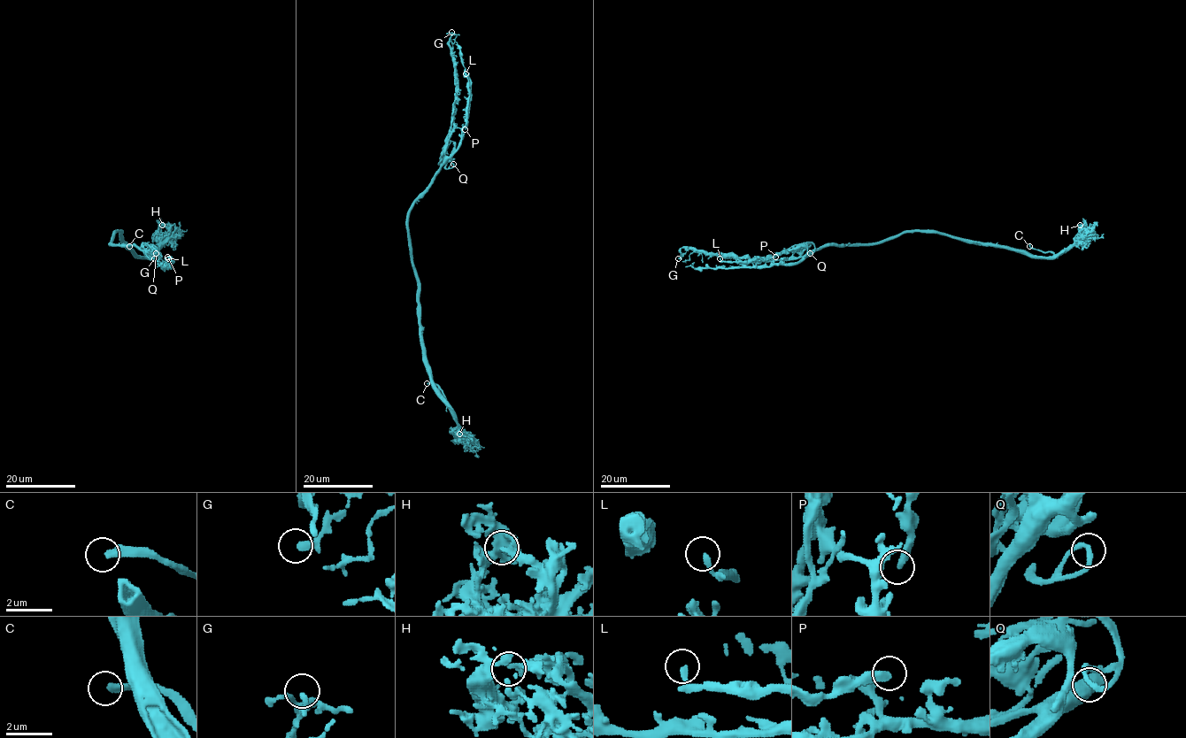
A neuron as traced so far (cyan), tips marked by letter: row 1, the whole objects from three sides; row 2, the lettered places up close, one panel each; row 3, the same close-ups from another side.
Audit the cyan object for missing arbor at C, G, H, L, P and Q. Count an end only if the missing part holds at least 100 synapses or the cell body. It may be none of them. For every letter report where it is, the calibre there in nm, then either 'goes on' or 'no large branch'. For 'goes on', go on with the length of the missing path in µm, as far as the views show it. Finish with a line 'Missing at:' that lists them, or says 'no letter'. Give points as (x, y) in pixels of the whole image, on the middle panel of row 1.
C: at (427, 383); 320 nm thick; goes on; about 35 µm are missing
G: at (451, 32); 280 nm thick; no large branch
H: at (459, 434); 190 nm thick; no large branch
L: at (465, 73); 240 nm thick; no large branch
P: at (465, 129); 380 nm thick; no large branch
Q: at (453, 164); 200 nm thick; no large branch
Missing at: C

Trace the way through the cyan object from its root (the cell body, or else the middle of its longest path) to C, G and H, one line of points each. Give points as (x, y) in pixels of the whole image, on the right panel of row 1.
C: (890, 236), (912, 232), (941, 232), (1023, 249), (1033, 256), (1053, 255), (1029, 246)
G: (890, 236), (873, 243), (826, 244), (803, 257), (780, 260), (710, 256), (694, 249), (688, 249), (678, 258)
H: (890, 236), (912, 232), (941, 232), (1023, 249), (1033, 256), (1054, 257), (1069, 249), (1080, 237), (1080, 225)

